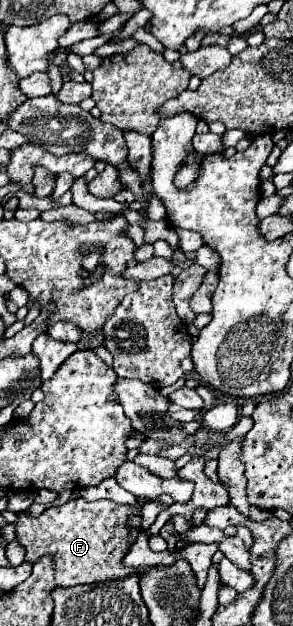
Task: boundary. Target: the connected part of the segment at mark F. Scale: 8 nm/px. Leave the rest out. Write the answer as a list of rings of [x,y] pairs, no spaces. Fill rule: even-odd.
[[[84,497],[70,499],[64,505],[48,507],[38,517],[28,511],[16,513],[16,541],[26,549],[26,561],[36,563],[40,557],[52,557],[56,585],[72,587],[82,583],[96,583],[104,579],[126,577],[130,573],[142,573],[144,569],[126,569],[120,565],[124,551],[136,541],[138,529],[124,527],[128,513],[140,513],[138,507],[118,505],[110,499],[86,501]]]

